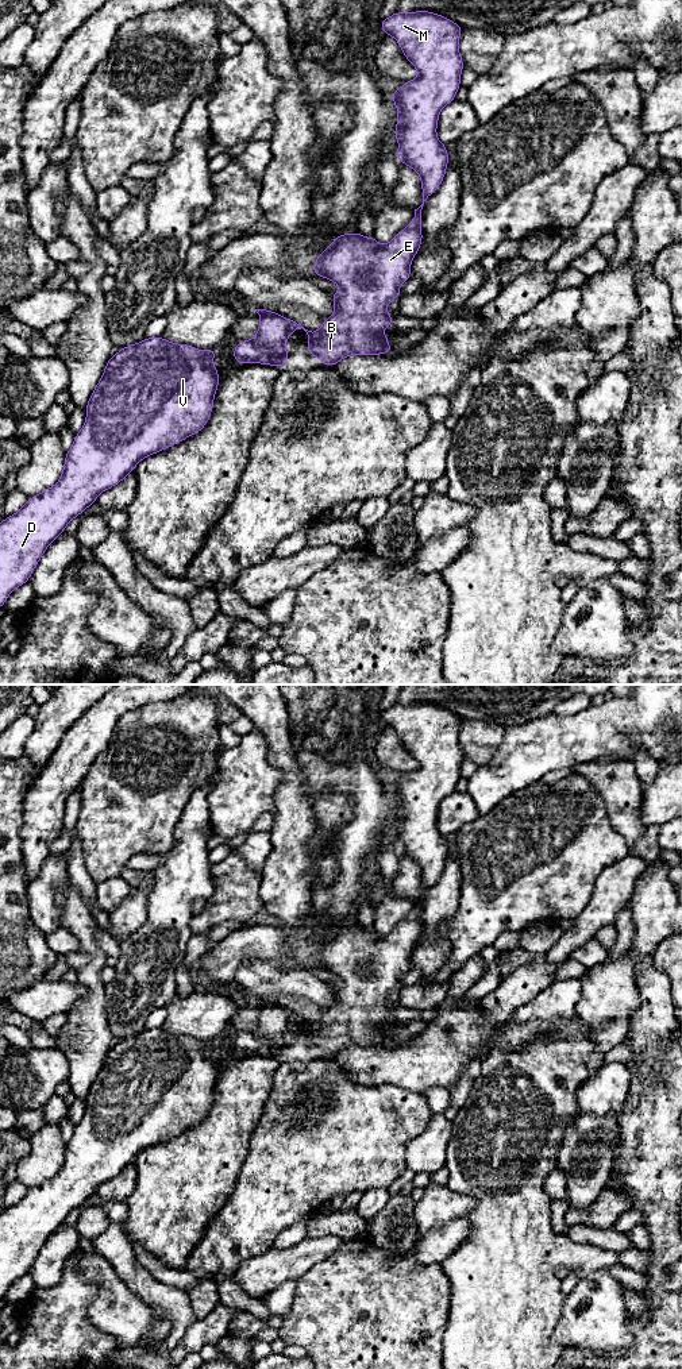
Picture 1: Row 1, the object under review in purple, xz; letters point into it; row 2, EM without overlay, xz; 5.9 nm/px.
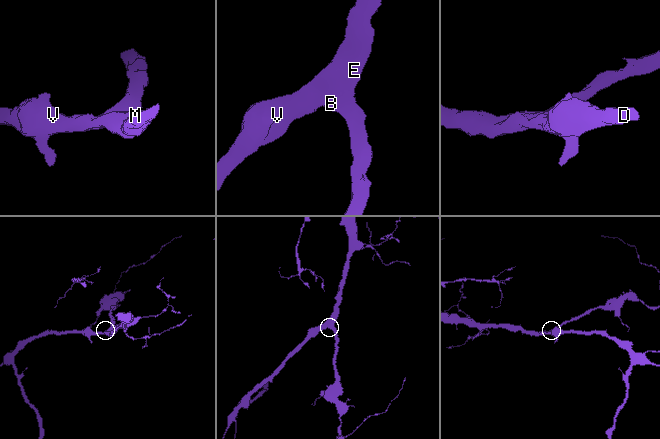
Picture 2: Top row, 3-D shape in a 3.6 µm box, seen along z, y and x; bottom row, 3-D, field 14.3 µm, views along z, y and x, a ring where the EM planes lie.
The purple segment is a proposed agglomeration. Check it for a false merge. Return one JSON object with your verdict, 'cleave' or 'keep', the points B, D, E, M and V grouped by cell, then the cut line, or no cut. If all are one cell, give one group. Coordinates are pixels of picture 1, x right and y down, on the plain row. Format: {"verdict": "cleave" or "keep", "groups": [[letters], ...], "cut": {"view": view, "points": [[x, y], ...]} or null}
{"verdict": "keep", "groups": [["B", "D", "E", "M", "V"]], "cut": null}

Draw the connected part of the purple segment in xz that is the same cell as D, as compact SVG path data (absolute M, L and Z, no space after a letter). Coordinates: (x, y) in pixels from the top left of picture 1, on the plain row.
M146 1029L123 1038L109 1049L86 1098L86 1110L66 1144L59 1172L31 1188L12 1207L0 1214L0 1299L9 1285L28 1273L47 1238L61 1227L66 1216L95 1195L96 1189L119 1173L145 1149L178 1135L199 1125L208 1114L219 1077L219 1061L213 1058L216 1040L197 1041L163 1029Z

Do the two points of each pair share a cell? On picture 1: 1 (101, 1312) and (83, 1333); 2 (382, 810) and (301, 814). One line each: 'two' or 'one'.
1: two
2: two

